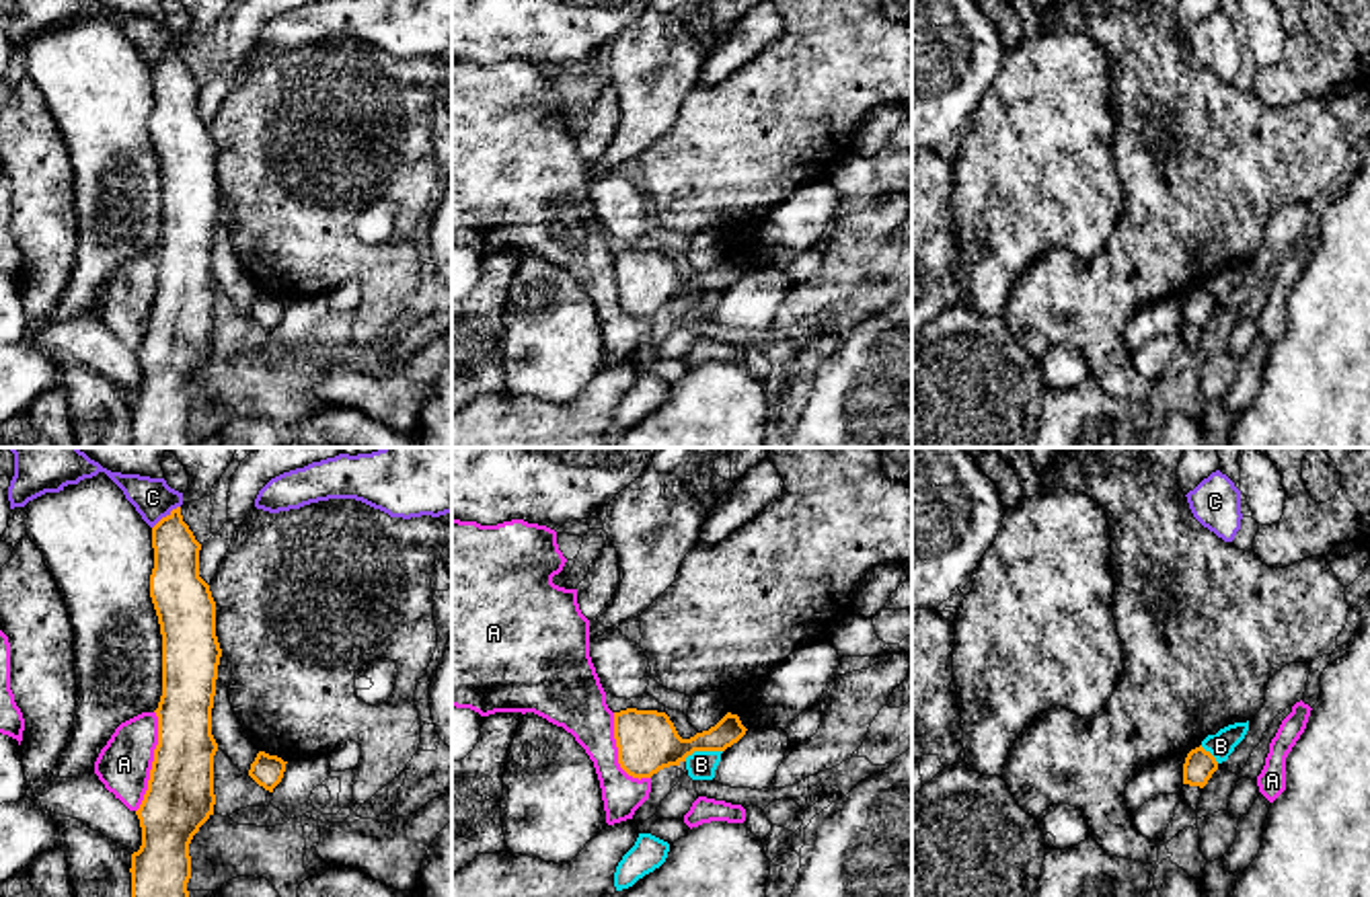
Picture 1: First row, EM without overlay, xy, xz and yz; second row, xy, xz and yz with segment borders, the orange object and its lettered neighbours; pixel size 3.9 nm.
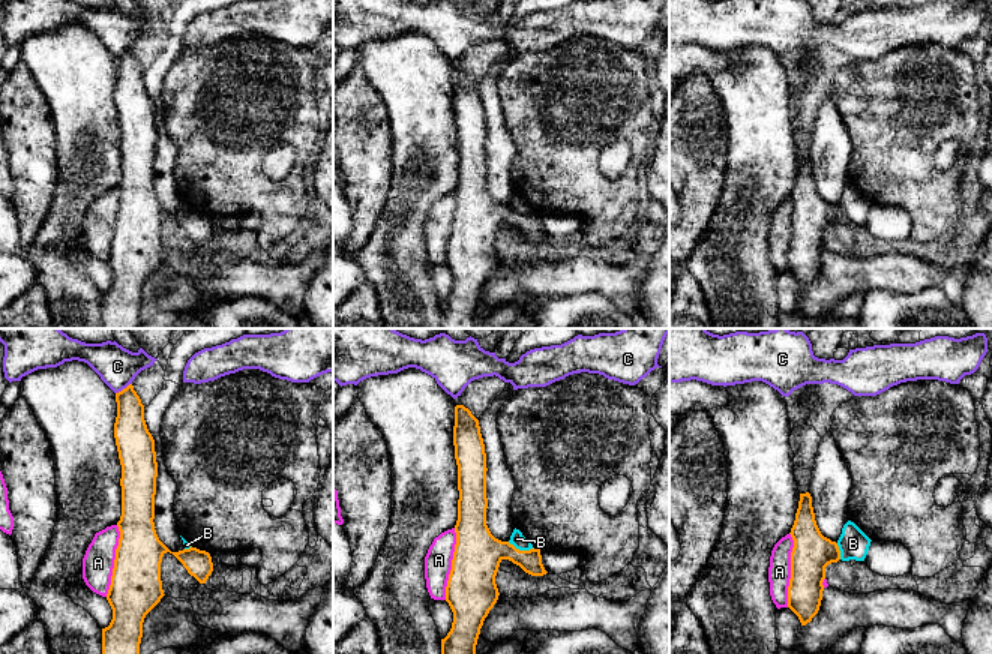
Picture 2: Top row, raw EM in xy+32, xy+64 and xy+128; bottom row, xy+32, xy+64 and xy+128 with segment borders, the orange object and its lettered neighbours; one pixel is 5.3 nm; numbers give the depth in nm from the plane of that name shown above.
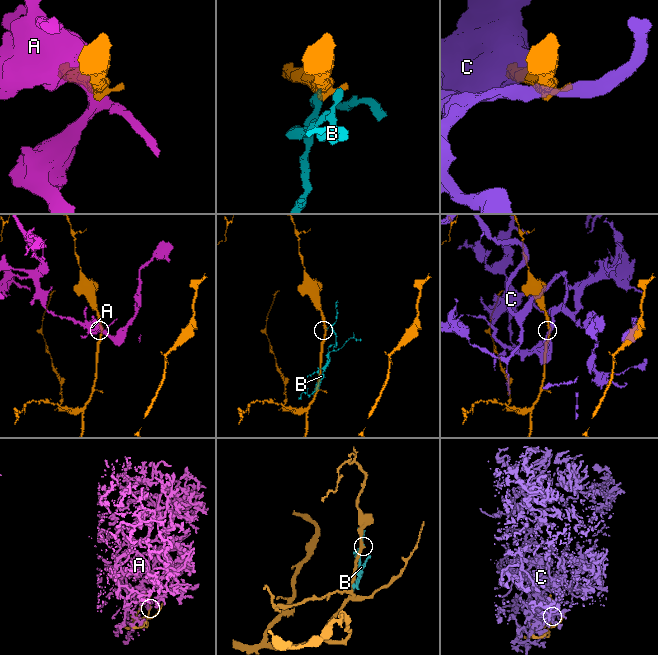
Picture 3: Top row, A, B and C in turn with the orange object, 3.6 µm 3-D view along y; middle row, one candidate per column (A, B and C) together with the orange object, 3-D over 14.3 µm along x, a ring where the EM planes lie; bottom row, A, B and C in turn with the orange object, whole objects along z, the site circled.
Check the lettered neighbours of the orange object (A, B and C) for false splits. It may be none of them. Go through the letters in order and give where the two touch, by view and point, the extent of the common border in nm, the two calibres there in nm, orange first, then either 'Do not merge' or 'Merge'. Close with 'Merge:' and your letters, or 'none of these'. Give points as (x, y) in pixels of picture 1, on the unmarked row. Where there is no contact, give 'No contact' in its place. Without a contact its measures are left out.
A: Touches orange at xy (153, 302). Shared border 400 nm. Thickness 260 nm (orange) against 220 nm. Do not merge
B: Touches orange at xz (703, 290). Shared border 160 nm. Thickness 240 nm (orange) against 110 nm. Do not merge
C: Touches orange at xy (167, 56). Shared border 140 nm. Thickness 190 nm (orange) against 160 nm. Do not merge
Merge: none of these

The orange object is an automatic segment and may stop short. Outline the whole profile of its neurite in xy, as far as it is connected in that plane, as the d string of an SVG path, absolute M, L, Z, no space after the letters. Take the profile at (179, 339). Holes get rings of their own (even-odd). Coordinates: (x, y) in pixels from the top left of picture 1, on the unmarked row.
M181 47L152 68L150 138L162 174L158 285L136 351L142 386L131 394L131 447L189 447L189 384L214 355L212 248L222 189L216 142L199 117L199 90Z

